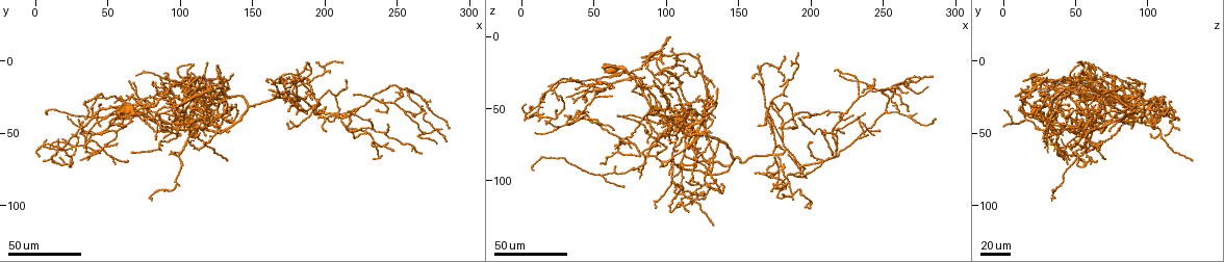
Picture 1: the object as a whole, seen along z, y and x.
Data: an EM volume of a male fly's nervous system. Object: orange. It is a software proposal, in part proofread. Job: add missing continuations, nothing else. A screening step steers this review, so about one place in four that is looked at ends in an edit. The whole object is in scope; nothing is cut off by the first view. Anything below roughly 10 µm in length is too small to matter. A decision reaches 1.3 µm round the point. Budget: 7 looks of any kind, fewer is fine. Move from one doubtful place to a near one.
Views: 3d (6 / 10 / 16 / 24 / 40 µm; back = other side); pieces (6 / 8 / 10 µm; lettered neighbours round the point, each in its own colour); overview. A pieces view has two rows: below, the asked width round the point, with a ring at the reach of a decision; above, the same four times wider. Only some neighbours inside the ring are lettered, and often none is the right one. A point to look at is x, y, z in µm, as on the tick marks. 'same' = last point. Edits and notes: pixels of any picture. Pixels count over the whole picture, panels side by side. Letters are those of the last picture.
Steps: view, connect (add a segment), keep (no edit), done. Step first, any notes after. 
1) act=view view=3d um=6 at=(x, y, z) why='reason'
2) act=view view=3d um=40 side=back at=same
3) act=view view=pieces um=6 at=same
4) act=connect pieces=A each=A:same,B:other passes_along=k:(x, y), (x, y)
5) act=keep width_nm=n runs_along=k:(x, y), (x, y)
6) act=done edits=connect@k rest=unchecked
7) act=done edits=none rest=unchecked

act=view view=3d um=40 at=(192, 26, 12) why='free end'

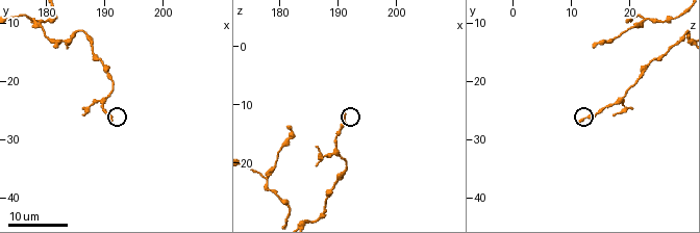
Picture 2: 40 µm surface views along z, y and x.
act=view view=pieces um=6 at=(191.0, 27.0, 11.0)

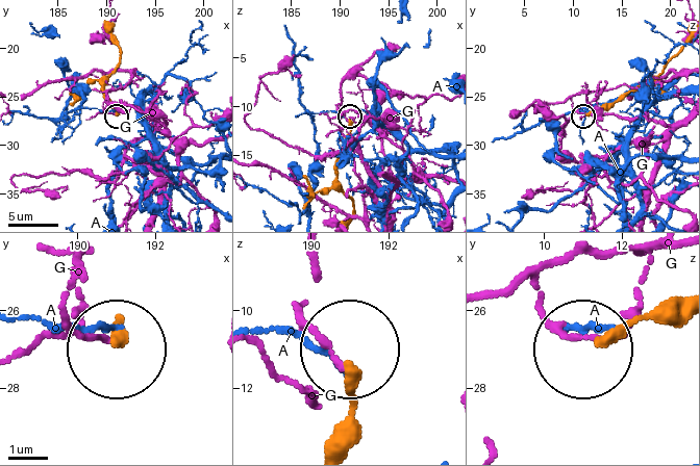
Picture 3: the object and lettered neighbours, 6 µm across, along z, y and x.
act=keep width_nm=290 each=A:other,G:other runs_along=3:(682, 300), (623, 322), (597, 346) found='no lettered segment goes on from it'

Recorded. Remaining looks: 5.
act=view view=3d um=40 at=(126, 44, 54)

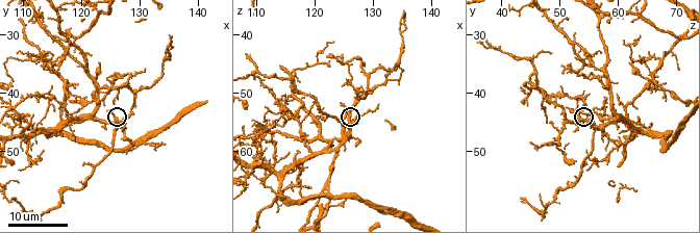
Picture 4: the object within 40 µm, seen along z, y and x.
act=view view=pieces um=10 at=(127.0, 44.5, 55.0) why='what lies round it'

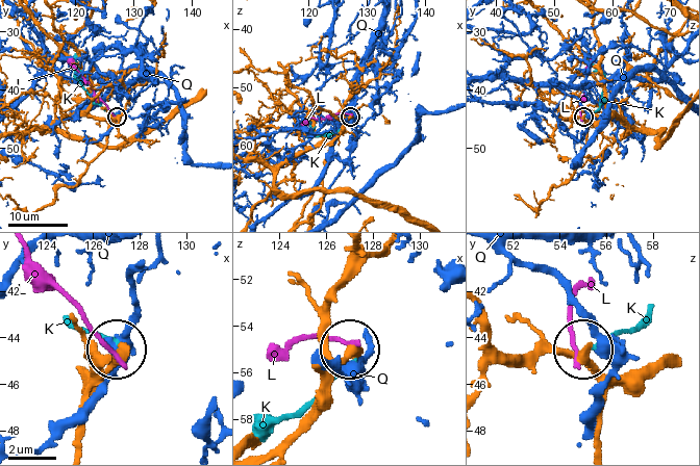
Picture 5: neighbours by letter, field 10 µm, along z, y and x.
act=keep each=K:other,L:other,Q:other runs_along=5:(277, 445), (349, 350) found='no lettered segment goes on from it'

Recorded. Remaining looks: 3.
act=view view=3d um=24 at=(182, 6, 30) why='branch stops here'

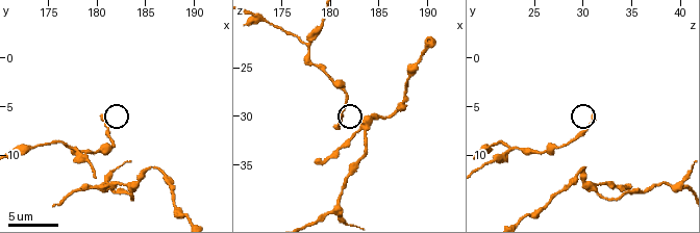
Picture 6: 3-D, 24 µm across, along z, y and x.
act=view view=pieces um=6 at=(180.6, 6.0, 31.2)

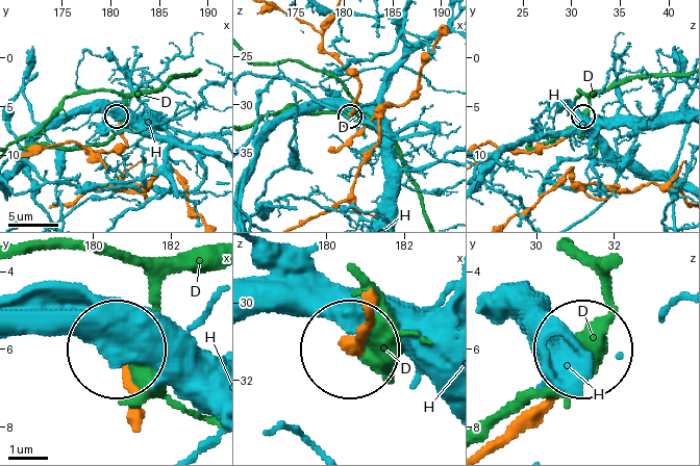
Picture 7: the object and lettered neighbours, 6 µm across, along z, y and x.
act=keep width_nm=360 each=D:other,H:other found='no lettered segment goes on from it'

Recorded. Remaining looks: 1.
act=done edits=none rest=unchecked

